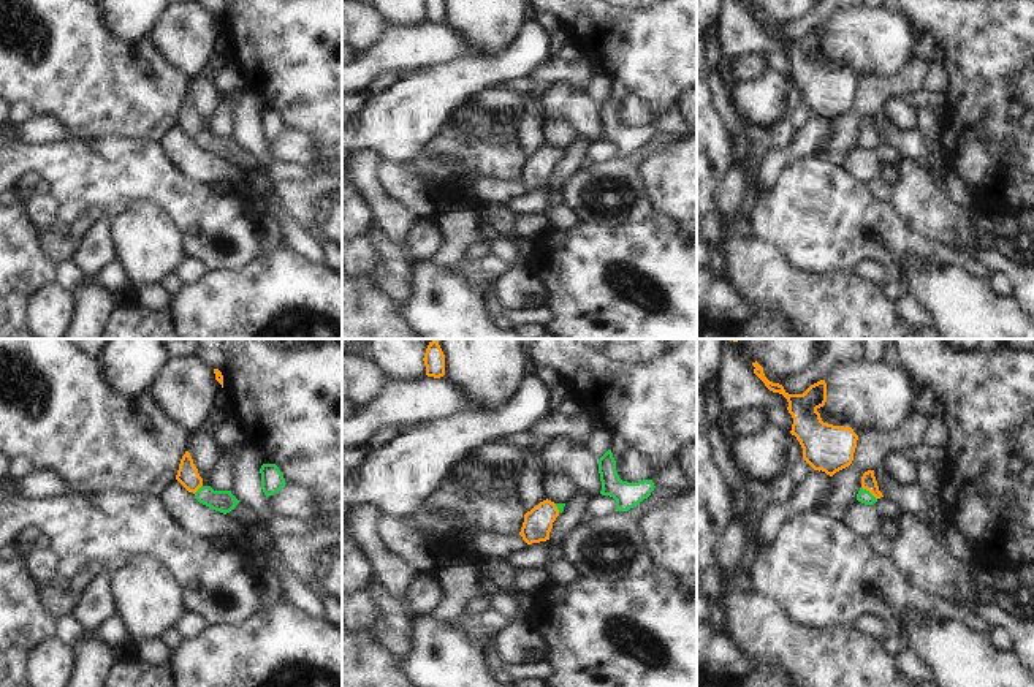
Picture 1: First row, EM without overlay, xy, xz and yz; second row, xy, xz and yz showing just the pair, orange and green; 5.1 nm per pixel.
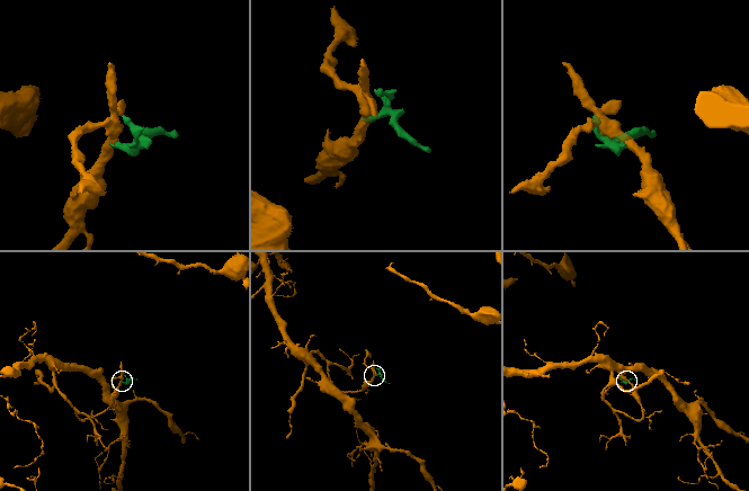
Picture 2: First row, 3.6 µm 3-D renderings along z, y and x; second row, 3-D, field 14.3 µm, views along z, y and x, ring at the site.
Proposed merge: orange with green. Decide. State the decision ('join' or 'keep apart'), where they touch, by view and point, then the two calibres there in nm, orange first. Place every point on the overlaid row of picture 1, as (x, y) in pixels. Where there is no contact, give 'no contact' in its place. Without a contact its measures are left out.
join; contact yz (870, 491); calibres 80 and 70 nm

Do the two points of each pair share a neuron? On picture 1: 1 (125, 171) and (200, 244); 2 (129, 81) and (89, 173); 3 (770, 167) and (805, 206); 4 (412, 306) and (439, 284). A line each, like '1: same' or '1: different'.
1: same
2: different
3: different
4: same

